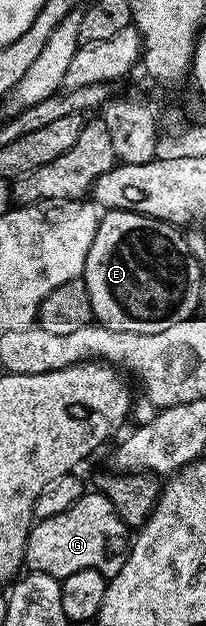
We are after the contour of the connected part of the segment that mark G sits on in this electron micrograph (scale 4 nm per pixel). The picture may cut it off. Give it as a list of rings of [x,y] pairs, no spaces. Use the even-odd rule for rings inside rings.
[[[85,492],[65,511],[41,518],[33,525],[26,540],[24,566],[61,580],[83,570],[97,570],[111,576],[126,564],[129,549],[130,527],[121,520],[114,504],[102,493]]]

